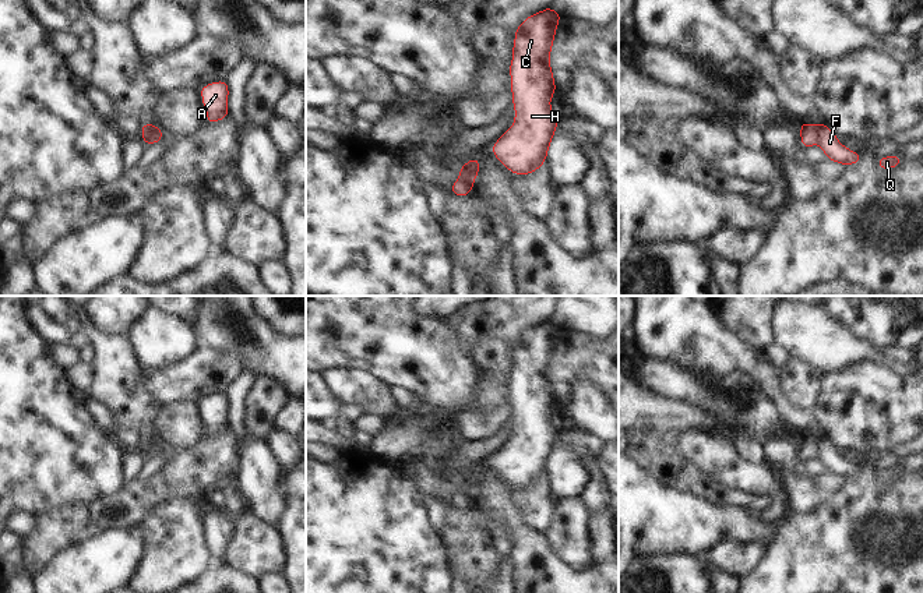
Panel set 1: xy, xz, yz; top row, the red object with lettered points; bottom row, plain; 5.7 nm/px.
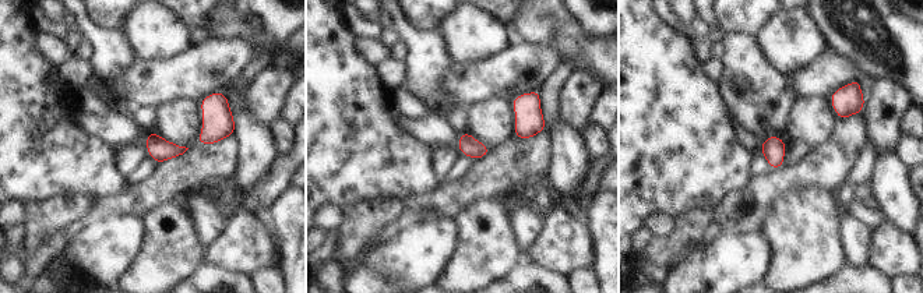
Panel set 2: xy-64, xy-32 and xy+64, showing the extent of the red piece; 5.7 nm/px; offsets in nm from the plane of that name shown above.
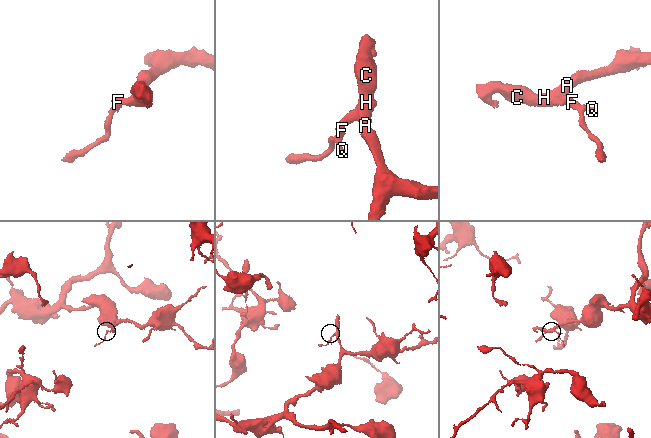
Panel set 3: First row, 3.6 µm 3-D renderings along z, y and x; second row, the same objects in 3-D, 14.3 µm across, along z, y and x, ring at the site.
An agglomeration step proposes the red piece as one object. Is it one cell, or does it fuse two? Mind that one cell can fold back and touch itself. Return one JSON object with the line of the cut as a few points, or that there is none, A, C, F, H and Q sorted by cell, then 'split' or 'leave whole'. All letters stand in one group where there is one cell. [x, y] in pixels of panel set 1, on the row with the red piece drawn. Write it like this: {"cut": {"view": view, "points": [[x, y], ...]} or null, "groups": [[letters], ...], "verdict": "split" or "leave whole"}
{"cut": {"view": "xy", "points": [[154, 126], [151, 143]]}, "groups": [["A", "C", "H"], ["F", "Q"]], "verdict": "split"}

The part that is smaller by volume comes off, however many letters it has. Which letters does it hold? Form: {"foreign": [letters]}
{"foreign": ["F", "Q"]}

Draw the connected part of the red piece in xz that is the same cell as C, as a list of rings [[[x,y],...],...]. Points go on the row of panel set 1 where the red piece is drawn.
[[[547,7],[515,29],[508,70],[515,119],[492,147],[493,155],[515,174],[531,174],[542,167],[560,121],[550,107],[557,89],[549,57],[561,17]]]

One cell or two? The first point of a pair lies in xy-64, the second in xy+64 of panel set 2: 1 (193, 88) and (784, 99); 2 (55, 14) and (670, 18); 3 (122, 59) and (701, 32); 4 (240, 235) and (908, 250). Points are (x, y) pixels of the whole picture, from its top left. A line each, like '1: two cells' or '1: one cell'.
1: two cells
2: two cells
3: two cells
4: one cell

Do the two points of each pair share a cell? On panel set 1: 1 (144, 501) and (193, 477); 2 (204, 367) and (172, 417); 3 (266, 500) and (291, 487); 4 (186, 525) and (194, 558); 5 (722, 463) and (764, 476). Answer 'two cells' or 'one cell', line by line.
1: one cell
2: two cells
3: two cells
4: one cell
5: one cell

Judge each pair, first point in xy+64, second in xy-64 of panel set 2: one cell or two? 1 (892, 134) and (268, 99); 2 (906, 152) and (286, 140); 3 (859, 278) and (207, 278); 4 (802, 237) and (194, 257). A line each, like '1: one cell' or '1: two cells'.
1: one cell
2: one cell
3: one cell
4: one cell

